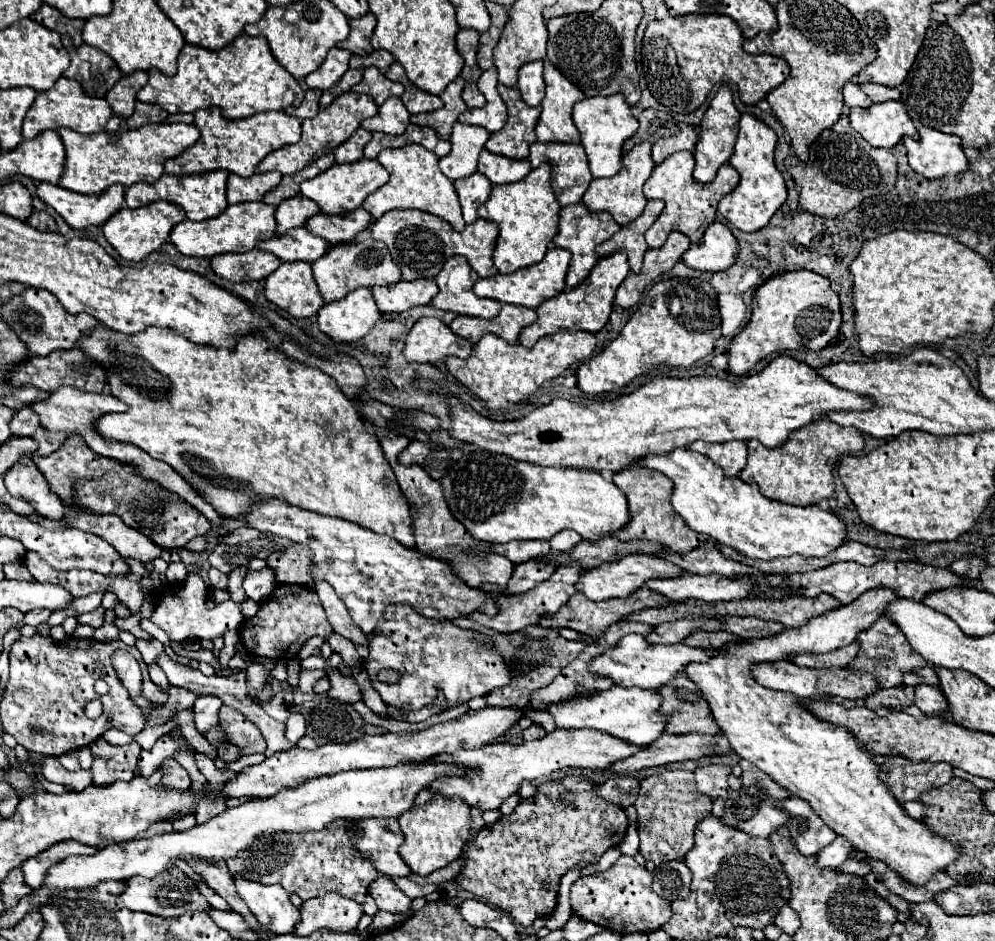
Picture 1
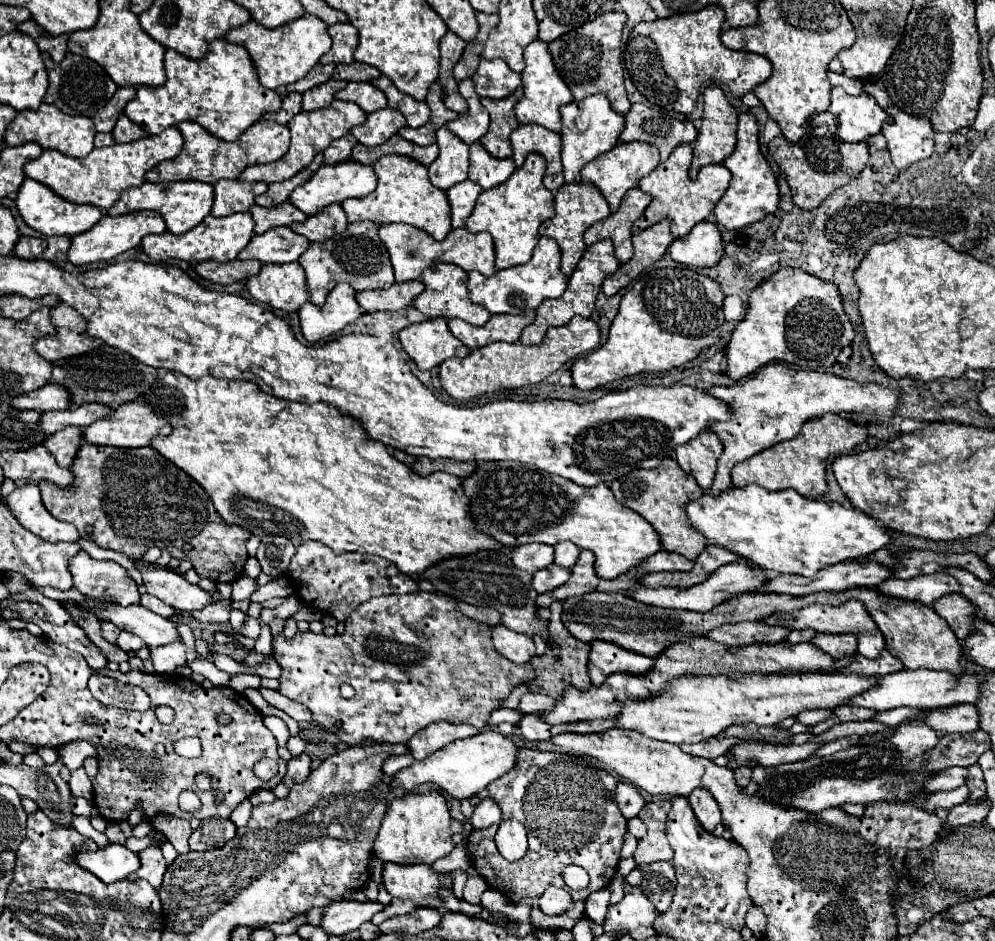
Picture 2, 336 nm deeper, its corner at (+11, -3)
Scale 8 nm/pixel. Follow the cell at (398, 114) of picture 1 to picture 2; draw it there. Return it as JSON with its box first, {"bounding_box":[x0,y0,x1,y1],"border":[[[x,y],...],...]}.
{"bounding_box":[350,108,406,146],"border":[[[382,108],[366,116],[366,122],[352,128],[350,134],[364,146],[384,144],[392,134],[406,126],[406,118],[392,108]]]}

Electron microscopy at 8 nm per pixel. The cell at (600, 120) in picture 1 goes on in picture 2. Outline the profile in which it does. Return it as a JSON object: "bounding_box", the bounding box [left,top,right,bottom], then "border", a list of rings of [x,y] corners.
{"bounding_box":[560,94,624,184],"border":[[[592,94],[580,102],[570,102],[560,108],[562,114],[562,164],[564,178],[568,184],[576,182],[582,166],[598,158],[600,154],[612,150],[618,144],[618,136],[624,130],[624,116],[616,114],[610,108],[610,102],[604,94]]]}

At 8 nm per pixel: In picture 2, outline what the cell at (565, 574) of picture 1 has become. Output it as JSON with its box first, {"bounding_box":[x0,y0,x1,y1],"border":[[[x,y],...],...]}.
{"bounding_box":[536,550,600,608],"border":[[[582,550],[578,556],[578,562],[572,566],[568,582],[564,582],[552,592],[540,594],[536,598],[536,608],[548,608],[554,600],[566,600],[570,596],[584,596],[596,590],[598,582],[600,578],[596,578],[596,572],[594,572],[594,554],[588,550]]]}

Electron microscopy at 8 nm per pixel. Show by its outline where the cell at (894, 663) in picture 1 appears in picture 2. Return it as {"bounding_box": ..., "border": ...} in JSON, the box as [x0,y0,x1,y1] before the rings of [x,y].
{"bounding_box":[932,594,976,640],"border":[[[946,594],[946,596],[938,598],[938,600],[932,604],[932,608],[934,608],[944,620],[948,620],[952,632],[954,632],[960,640],[964,640],[966,634],[972,630],[972,616],[974,616],[976,612],[972,610],[972,604],[970,604],[964,596],[960,596],[960,594]]]}

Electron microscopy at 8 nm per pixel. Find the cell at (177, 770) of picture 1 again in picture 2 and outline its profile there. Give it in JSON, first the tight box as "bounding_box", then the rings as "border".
{"bounding_box":[152,814,192,854],"border":[[[160,814],[156,818],[152,818],[152,826],[164,834],[166,840],[172,842],[172,846],[178,850],[178,854],[186,854],[188,852],[188,838],[192,834],[190,822],[170,816],[170,814]]]}

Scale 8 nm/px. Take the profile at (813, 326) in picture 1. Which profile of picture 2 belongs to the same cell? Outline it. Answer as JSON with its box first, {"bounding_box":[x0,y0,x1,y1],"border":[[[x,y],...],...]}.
{"bounding_box":[726,268,854,382],"border":[[[782,268],[752,290],[748,312],[726,348],[726,374],[738,382],[770,362],[788,362],[804,370],[830,368],[852,338],[854,330],[842,310],[838,288],[804,270]]]}

